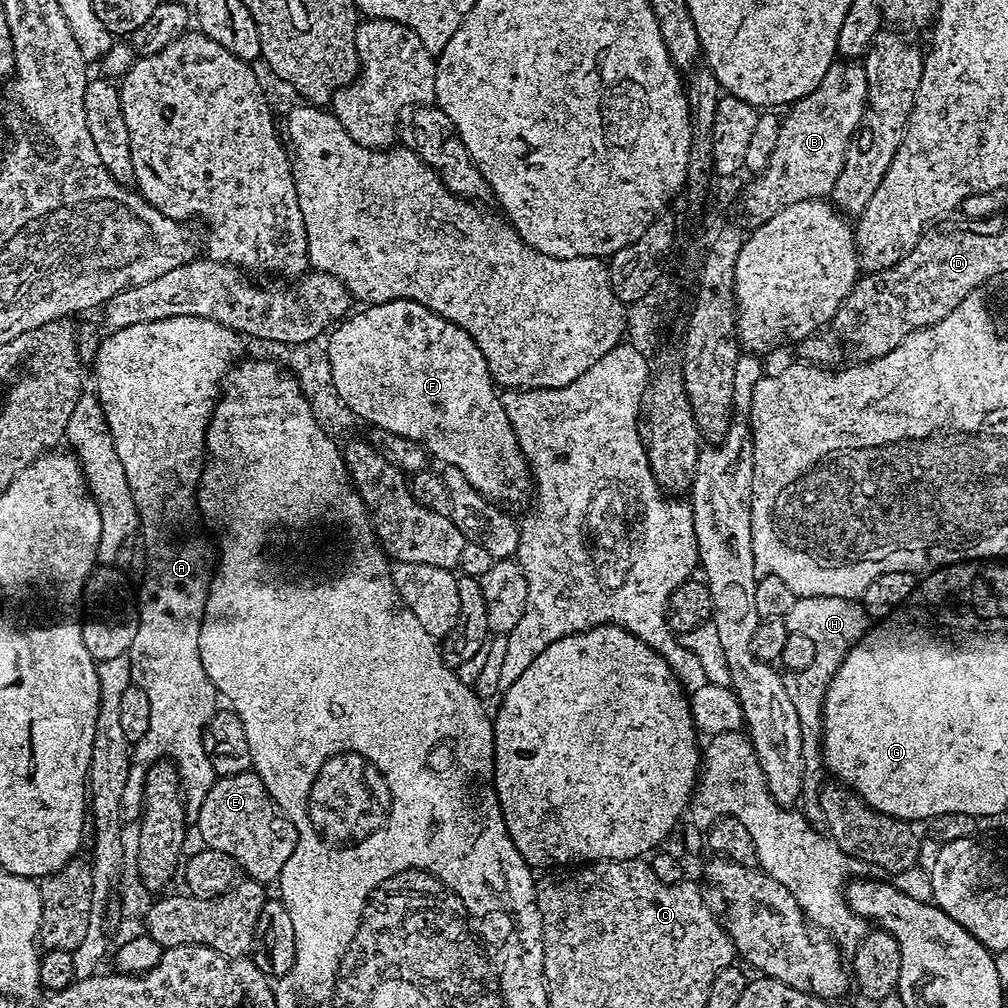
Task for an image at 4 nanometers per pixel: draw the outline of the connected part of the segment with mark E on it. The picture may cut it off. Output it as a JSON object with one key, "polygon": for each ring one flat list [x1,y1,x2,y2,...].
{"polygon":[[251,770,222,776,217,778,214,786,210,786,210,794,206,794,206,802,202,802,202,810,194,822,195,831,196,828,200,831,207,847,230,854,230,858,237,860,251,879,265,886,271,885,271,880,272,883,279,881,282,866,286,866,286,858,294,854,296,845,296,825,283,811,258,814,258,804,268,804,271,800,266,786]]}

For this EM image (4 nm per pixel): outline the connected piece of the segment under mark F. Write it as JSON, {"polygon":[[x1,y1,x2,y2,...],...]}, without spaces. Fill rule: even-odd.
{"polygon":[[391,300,381,304,370,304,360,311,364,312,353,311,347,318,341,319,331,329,332,337,329,339,327,337,326,340,326,359,330,364,330,372,333,374,334,387,338,390,338,396,345,406,354,412,357,421,365,420,366,423,373,424,371,426,373,429,390,434,402,434,402,438,410,438,414,442,423,444,435,459,436,456,440,459,441,465,449,464,462,470,462,474,466,474,466,482,470,482,474,490,481,492,493,504,512,509,526,503,527,500,531,501,534,496,534,477,528,457,520,448,520,439,512,429,510,418,506,418,506,410,500,401,500,392,492,378,492,369,488,367,484,352,478,350,474,338,470,338,470,334,466,334,466,330,462,330,454,322,442,318,434,310,413,300]]}

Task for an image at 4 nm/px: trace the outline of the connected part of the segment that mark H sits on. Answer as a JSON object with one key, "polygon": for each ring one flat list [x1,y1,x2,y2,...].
{"polygon":[[802,596,796,599,794,606,783,616,789,632,802,634,814,642,814,662,806,669,795,673,796,684,788,684,790,699,794,702,795,713,804,726,824,723,824,699,826,690,846,654,868,632,870,617,859,599,834,598,833,596]]}

